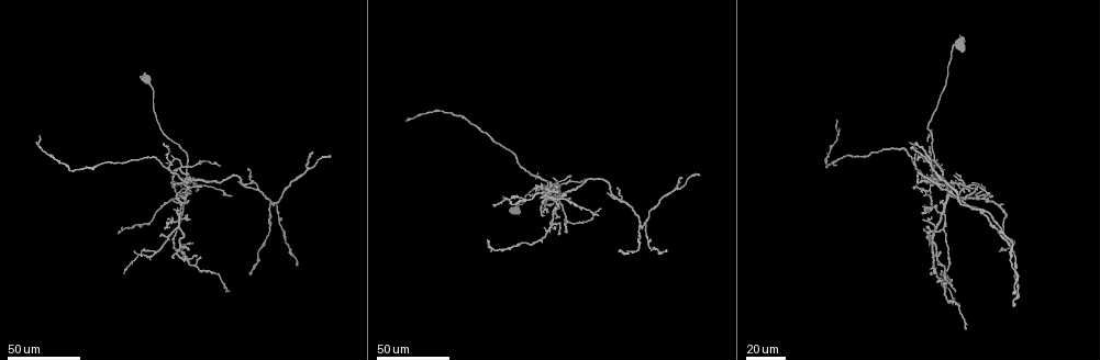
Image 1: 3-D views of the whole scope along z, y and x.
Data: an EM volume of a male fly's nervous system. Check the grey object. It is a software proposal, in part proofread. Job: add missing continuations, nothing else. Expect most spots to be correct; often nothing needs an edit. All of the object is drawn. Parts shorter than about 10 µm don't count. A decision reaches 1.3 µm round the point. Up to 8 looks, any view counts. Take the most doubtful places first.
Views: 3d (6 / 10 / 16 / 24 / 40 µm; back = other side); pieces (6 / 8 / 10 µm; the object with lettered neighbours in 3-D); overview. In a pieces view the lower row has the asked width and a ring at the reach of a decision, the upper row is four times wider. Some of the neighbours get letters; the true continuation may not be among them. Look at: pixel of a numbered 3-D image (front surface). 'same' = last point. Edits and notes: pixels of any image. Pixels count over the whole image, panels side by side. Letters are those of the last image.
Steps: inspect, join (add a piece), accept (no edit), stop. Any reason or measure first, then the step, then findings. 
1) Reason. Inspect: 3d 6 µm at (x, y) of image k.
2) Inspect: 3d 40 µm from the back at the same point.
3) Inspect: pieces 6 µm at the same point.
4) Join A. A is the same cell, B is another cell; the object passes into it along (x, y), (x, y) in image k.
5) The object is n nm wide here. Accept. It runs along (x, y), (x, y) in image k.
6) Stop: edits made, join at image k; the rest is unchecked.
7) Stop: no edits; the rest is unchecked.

Thin end. Inspect: 3d 40 µm at (233, 196) of image 1.

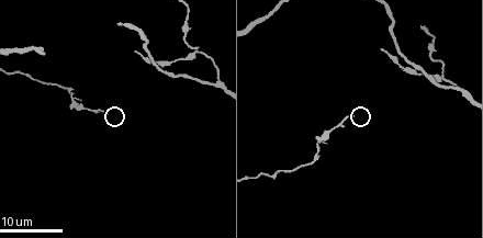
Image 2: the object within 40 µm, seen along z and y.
Inspect: pieces 10 µm at (351, 114) of image 2.

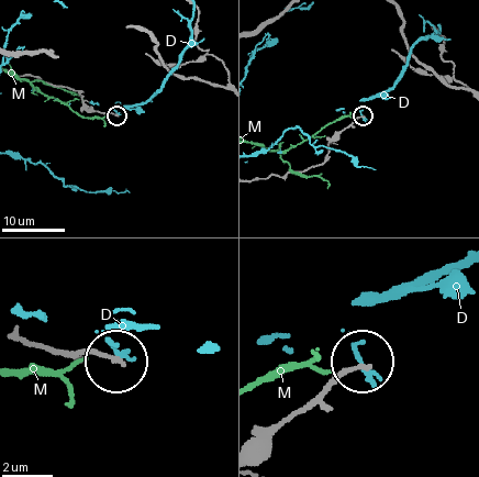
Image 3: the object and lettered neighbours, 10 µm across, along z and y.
Accept. D and M are other cells; it runs along (47, 346), (86, 348), (114, 362) in image 3; none of them fits.

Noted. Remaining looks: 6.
An open end. Inspect: 3d 40 µm at (1004, 249) of image 1.

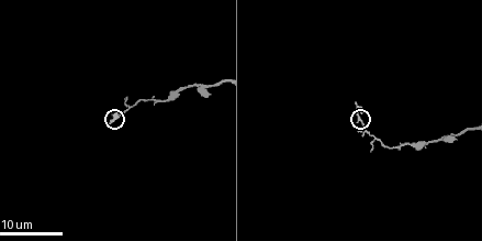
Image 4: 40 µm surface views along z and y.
See the neighbours. Inspect: pieces 10 µm at (362, 109) of image 4.

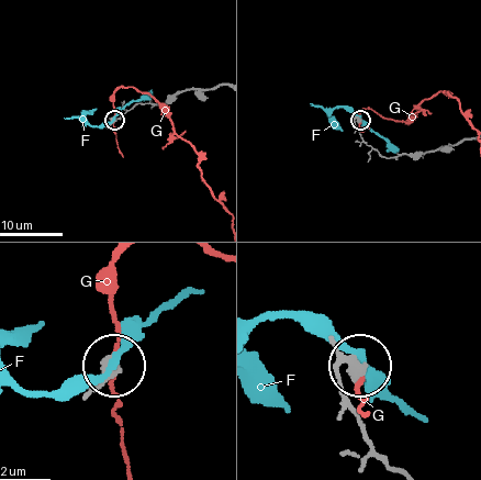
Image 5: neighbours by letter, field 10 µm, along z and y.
Accept. F and G are other cells; it runs along (394, 467), (367, 435), (342, 386), (339, 366), (355, 364) in image 5; no lettered piece goes on from it.

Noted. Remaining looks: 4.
End of a long branch. Inspect: 3d 16 µm at (419, 25) of image 2.

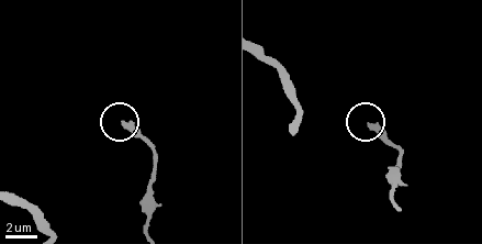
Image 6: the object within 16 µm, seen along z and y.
See the neighbours. Inspect: pieces 10 µm at (370, 127) of image 6.

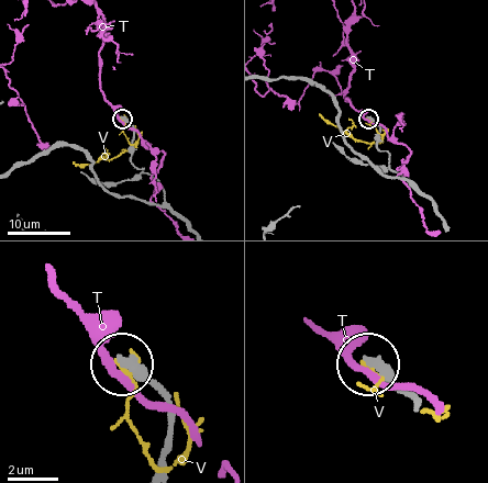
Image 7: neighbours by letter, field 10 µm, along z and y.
Accept. T and V are other cells; no lettered piece goes on from it.

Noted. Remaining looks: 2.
End of a long branch. Inspect: 3d 40 µm at (249, 275) of image 1.

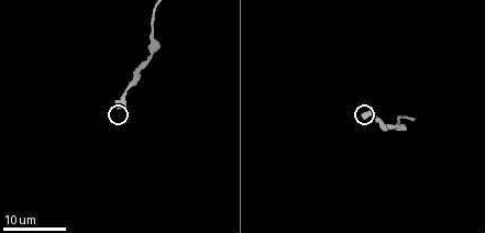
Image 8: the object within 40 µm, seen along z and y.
Inspect: pieces 6 µm at (117, 108) of image 8.

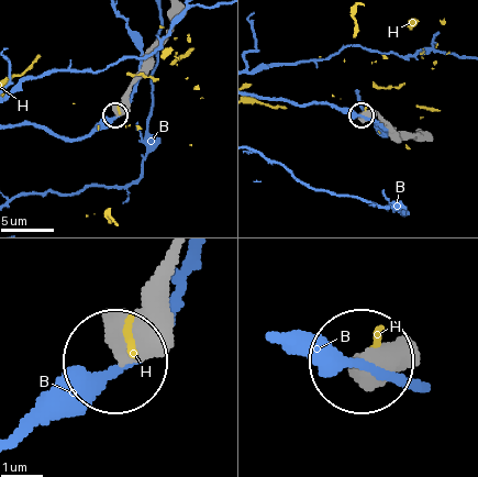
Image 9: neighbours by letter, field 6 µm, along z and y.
The object is 510 nm wide here. Accept. B and H are other cells; none of them fits.

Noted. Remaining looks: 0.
Stop: no edits; the rest is unchecked.

